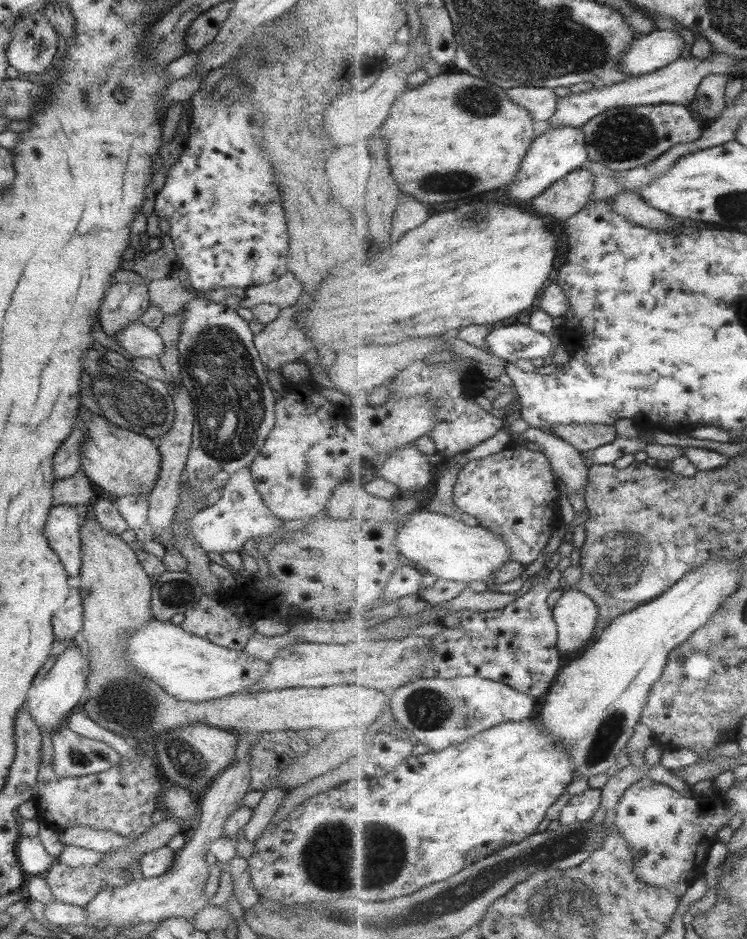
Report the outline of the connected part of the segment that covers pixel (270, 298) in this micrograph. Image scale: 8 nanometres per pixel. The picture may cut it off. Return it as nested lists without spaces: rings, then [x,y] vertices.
[[[288,271],[268,284],[258,284],[245,289],[245,297],[237,302],[237,306],[251,309],[266,302],[284,308],[300,303],[304,297],[302,283],[293,272]]]

